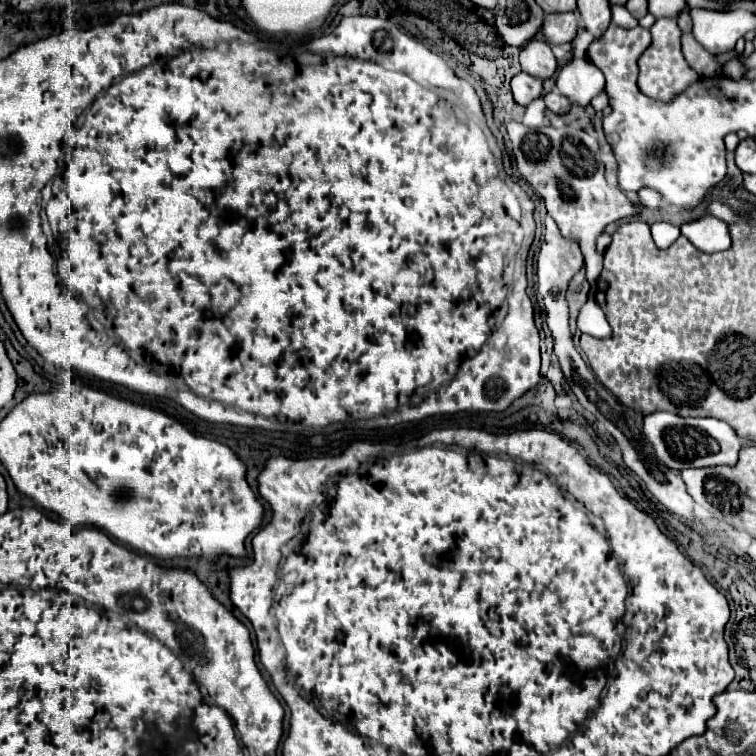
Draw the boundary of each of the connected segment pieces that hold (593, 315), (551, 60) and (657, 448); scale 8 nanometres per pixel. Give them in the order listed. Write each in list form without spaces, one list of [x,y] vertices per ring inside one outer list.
[[[589,295],[586,304],[580,310],[578,330],[584,332],[584,334],[590,334],[594,338],[608,338],[612,334],[612,328],[610,328],[608,320],[606,320],[602,308],[596,304],[594,295]]]
[[[530,40],[522,52],[520,52],[520,64],[522,70],[530,76],[536,76],[540,80],[548,80],[556,72],[556,58],[552,54],[552,48],[544,40]]]
[[[652,412],[642,420],[644,436],[654,448],[654,456],[672,470],[706,468],[714,464],[736,464],[738,450],[742,448],[736,432],[716,418],[682,418],[672,412]]]

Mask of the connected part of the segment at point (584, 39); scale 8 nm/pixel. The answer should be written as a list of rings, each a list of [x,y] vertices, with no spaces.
[[[586,30],[578,33],[574,46],[575,56],[560,70],[556,78],[560,94],[564,94],[572,104],[578,106],[588,106],[590,100],[604,90],[602,72],[585,57],[593,40],[593,35]]]

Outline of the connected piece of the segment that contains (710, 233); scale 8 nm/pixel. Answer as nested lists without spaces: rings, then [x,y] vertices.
[[[706,216],[700,220],[688,222],[680,230],[682,230],[682,236],[686,236],[698,250],[706,254],[728,250],[732,244],[728,222],[718,220],[716,216]]]

